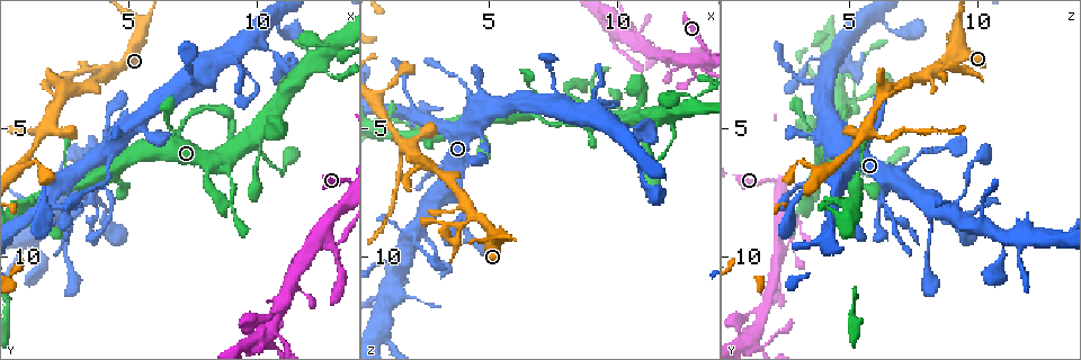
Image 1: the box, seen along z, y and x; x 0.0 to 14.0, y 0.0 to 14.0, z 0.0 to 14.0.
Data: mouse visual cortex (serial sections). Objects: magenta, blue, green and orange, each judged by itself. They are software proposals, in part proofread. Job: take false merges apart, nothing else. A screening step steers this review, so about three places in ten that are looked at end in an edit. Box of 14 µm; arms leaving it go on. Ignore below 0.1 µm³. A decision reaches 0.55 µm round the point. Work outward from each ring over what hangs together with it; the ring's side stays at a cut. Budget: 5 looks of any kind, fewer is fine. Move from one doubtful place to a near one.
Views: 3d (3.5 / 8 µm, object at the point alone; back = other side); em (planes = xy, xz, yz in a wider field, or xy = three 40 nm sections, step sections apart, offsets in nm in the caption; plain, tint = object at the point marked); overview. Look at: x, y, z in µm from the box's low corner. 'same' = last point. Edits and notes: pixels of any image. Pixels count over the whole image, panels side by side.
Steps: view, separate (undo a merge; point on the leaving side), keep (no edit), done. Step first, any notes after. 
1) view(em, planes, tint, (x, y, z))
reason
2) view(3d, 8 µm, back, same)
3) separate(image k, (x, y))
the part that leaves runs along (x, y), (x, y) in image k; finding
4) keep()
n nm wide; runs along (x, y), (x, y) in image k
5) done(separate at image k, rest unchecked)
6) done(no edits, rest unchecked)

view(3d, 3.5 µm, (1.8, 5.0, 5.6))
abrupt turn

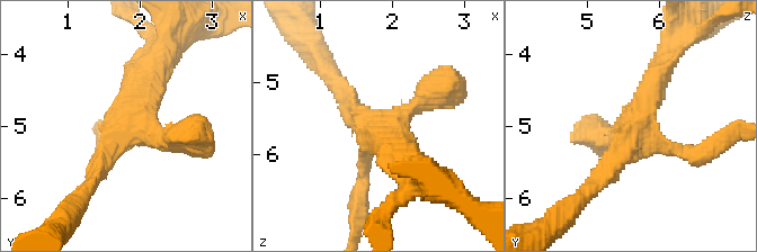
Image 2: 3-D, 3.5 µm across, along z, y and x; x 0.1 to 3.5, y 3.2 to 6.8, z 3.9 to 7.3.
view(em, xy, step 1, plain, (1.75, 5.05, 5.65))
4 arms; arms of 200, 250, 300, 350 nm; now the EM

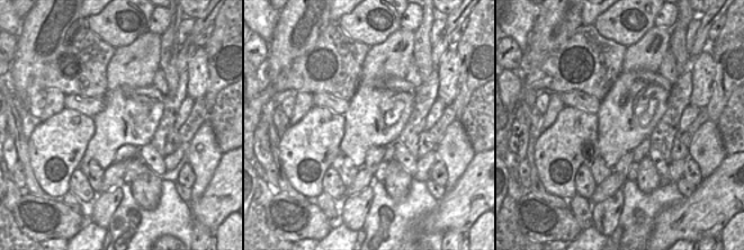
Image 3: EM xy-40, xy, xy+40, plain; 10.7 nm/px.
view(em, xy, step 1, tint, same)
where the object lies

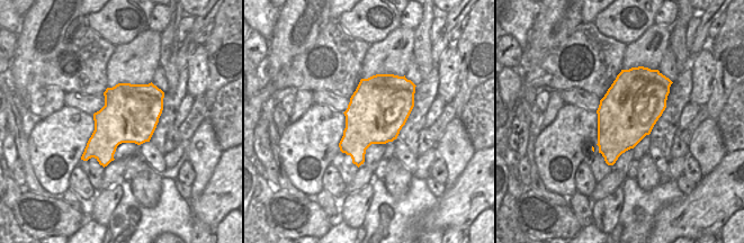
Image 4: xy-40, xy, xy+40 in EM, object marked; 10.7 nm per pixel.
separate(image 2, (714, 152))
650 nm wide; a second cell is stuck on

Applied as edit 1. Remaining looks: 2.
view(3d, 3.5 µm, (10.3, 13.0, 1.4))
looks like a crossing

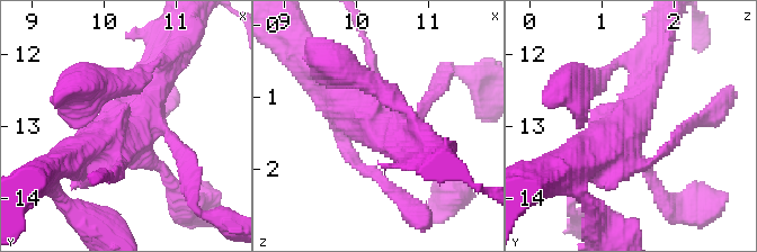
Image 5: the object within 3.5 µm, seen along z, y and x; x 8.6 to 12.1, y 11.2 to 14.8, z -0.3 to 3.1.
view(em, xy, step 3, tint, (10.30, 13.00, 1.40))
need the tissue

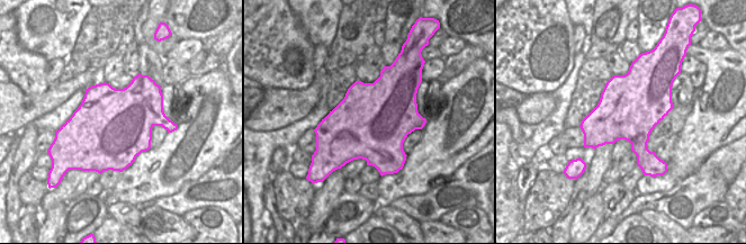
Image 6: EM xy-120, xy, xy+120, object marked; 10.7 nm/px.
keep()
one cell here

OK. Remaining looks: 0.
done(separate at image 2, rest unchecked)

